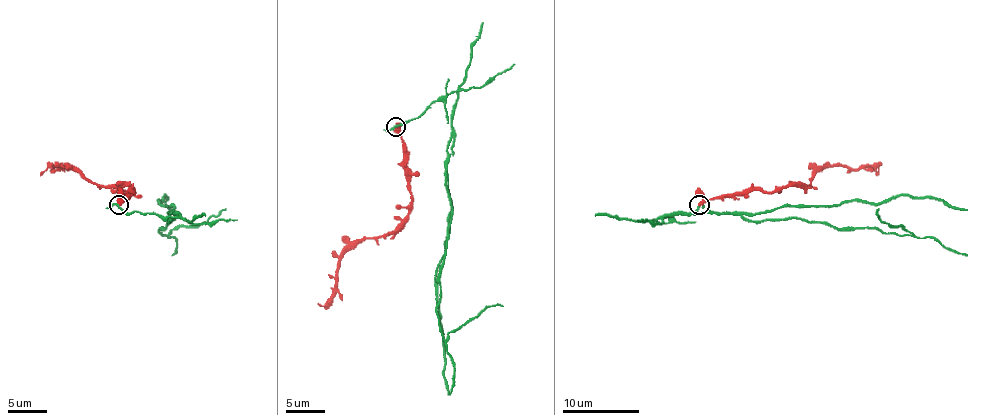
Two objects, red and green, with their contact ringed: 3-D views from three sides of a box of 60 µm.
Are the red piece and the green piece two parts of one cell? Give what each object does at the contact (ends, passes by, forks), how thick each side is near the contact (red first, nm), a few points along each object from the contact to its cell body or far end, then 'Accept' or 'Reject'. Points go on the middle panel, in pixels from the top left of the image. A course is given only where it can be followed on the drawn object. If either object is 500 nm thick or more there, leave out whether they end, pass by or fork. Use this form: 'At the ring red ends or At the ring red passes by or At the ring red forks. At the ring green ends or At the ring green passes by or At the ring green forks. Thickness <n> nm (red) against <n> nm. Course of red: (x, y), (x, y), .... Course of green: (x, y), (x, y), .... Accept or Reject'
At the ring red passes by. At the ring green passes by. Thickness 340 nm (red) against 190 nm. Course of red: (395, 126), (403, 143), (411, 209), (382, 236), (363, 238), (345, 253), (334, 296), (324, 305), (318, 303). Course of green: (395, 126), (457, 93), (445, 180), (451, 207), (436, 309), (440, 332), (445, 338), (490, 305), (503, 305). Reject

